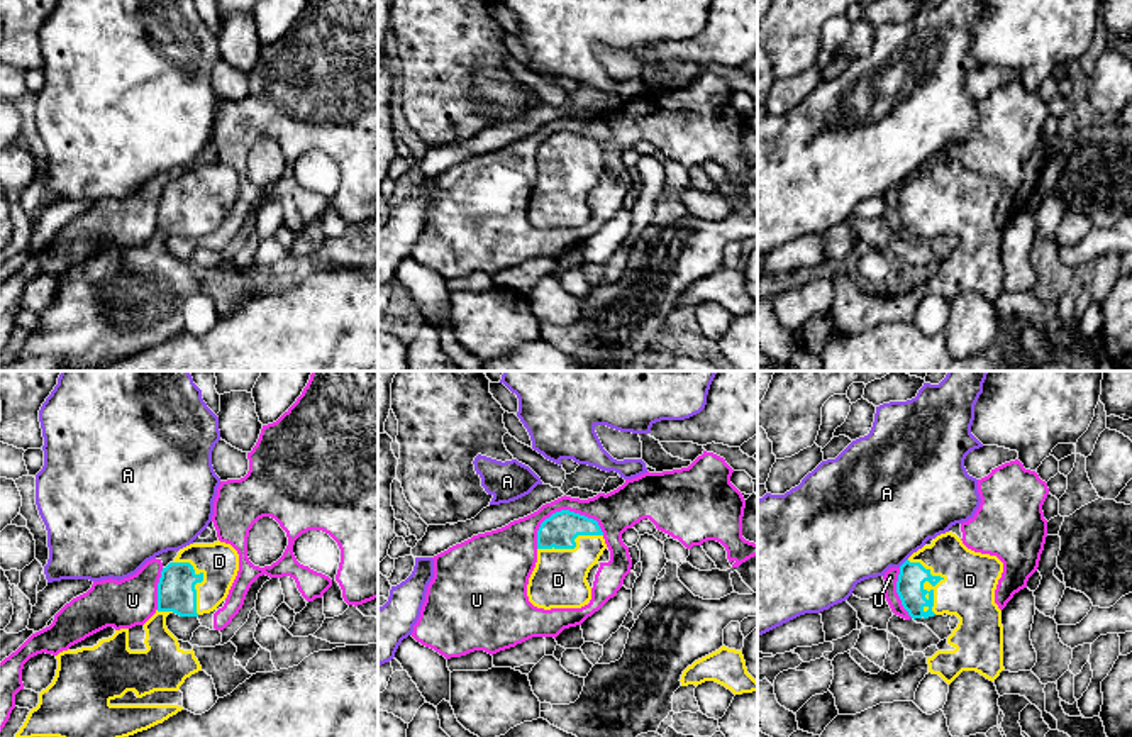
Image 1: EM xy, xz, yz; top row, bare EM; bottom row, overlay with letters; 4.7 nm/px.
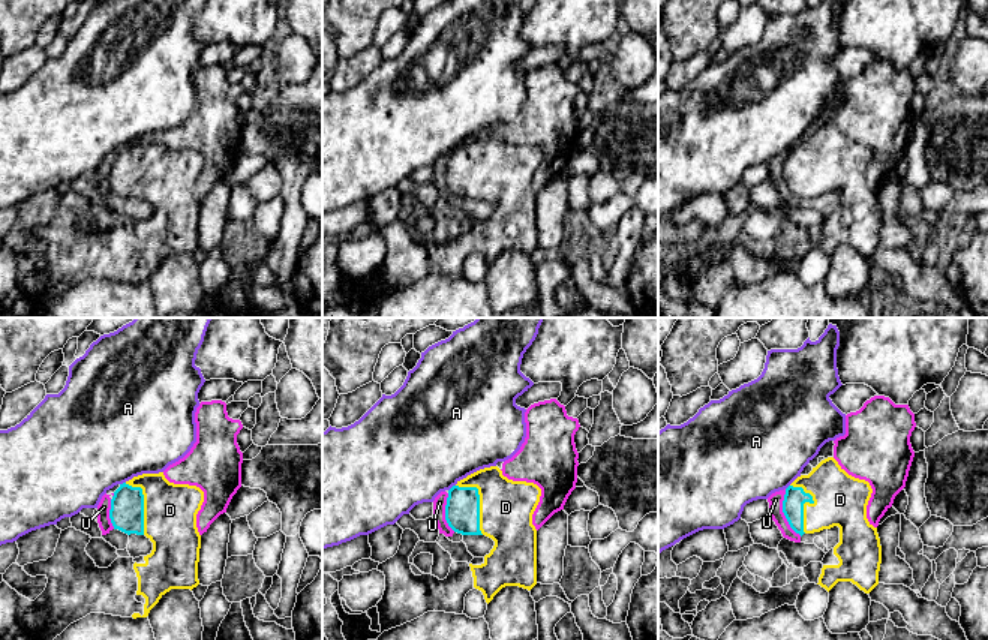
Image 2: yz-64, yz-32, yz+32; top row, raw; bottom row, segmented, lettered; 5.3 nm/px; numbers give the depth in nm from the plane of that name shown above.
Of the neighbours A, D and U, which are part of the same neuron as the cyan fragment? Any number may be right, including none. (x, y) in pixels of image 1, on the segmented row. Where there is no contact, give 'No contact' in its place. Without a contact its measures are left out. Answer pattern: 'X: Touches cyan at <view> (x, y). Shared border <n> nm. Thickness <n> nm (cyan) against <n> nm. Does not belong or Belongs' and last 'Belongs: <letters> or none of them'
A: Touches cyan at yz (904, 563). Shared border 60 nm. Thickness 130 nm (cyan) against 480 nm. Does not belong
D: Touches cyan at yz (941, 578). Shared border 300 nm. Thickness 130 nm (cyan) against 260 nm. Belongs
U: Touches cyan at xz (563, 510). Shared border 340 nm. Thickness 160 nm (cyan) against 200 nm. Does not belong
Belongs: D

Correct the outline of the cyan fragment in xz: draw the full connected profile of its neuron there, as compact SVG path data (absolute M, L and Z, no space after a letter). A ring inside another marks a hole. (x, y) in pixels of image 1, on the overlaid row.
M561 510L537 530L537 562L529 578L529 601L544 610L581 608L591 600L586 581L607 549L597 520Z

